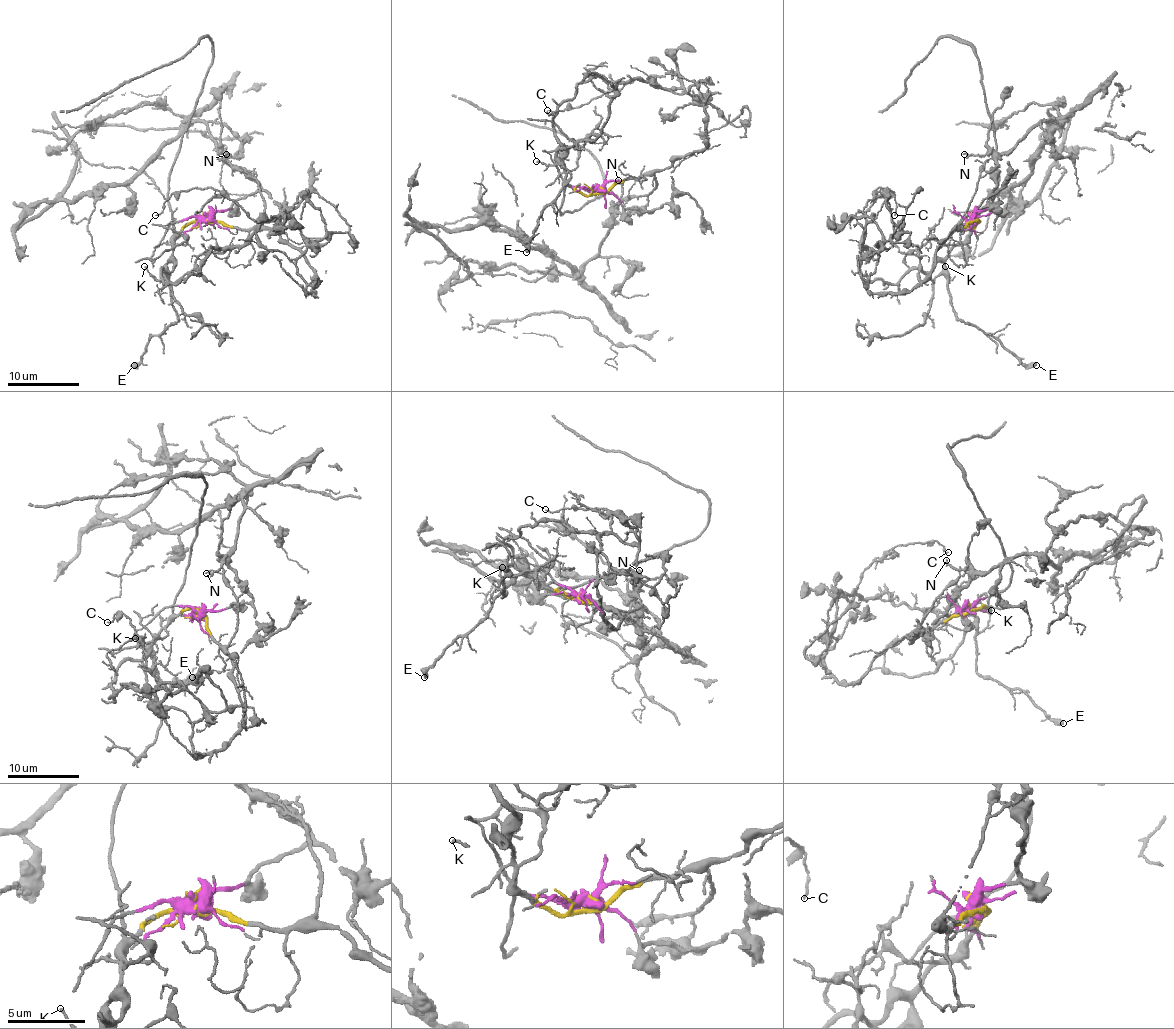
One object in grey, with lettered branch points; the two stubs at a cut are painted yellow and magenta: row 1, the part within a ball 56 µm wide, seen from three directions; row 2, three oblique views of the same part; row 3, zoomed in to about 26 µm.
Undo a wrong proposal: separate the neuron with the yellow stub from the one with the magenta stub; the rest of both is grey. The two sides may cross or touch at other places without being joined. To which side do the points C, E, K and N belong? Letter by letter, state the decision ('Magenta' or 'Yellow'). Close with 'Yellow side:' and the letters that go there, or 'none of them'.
C: Yellow
E: Yellow
K: Yellow
N: Magenta
Yellow side: C, E, K

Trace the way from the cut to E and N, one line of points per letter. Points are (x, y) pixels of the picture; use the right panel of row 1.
E: (976, 219), (979, 221), (965, 239), (953, 248), (944, 264), (953, 312), (997, 339), (1024, 364), (1036, 365)
N: (976, 219), (977, 212), (992, 205), (997, 185), (997, 162), (992, 157), (963, 153)

